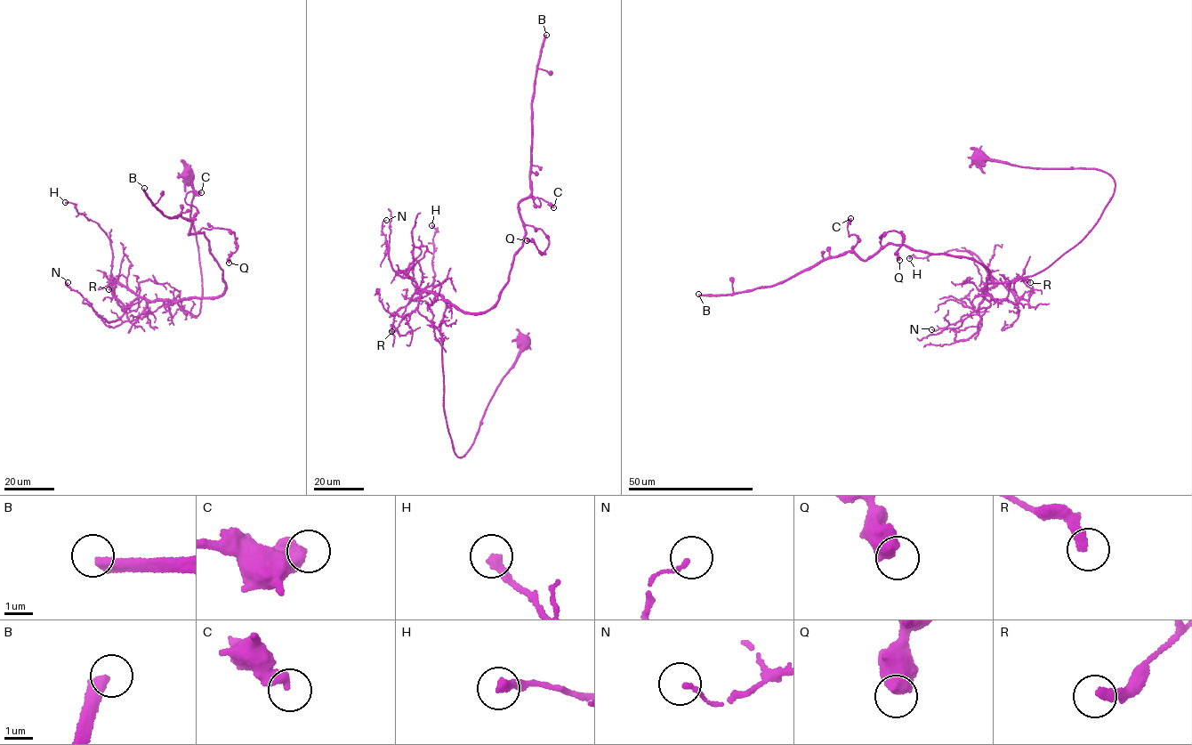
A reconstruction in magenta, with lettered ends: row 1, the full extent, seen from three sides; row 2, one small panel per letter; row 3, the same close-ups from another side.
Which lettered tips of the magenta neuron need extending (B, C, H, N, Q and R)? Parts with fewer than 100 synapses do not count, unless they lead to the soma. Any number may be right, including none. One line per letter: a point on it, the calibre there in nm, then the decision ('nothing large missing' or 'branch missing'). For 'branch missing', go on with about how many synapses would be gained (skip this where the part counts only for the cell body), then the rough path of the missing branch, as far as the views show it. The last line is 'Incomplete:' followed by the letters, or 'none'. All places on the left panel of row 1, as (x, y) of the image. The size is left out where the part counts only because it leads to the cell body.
B: at (144, 188); 340 nm thick; branch missing; about 400 synapses
C: at (201, 192); 440 nm thick; nothing large missing
H: at (65, 202); 320 nm thick; nothing large missing
N: at (68, 282); 150 nm thick; nothing large missing
Q: at (229, 263); 650 nm thick; nothing large missing
R: at (108, 289); 280 nm thick; nothing large missing
Incomplete: B

